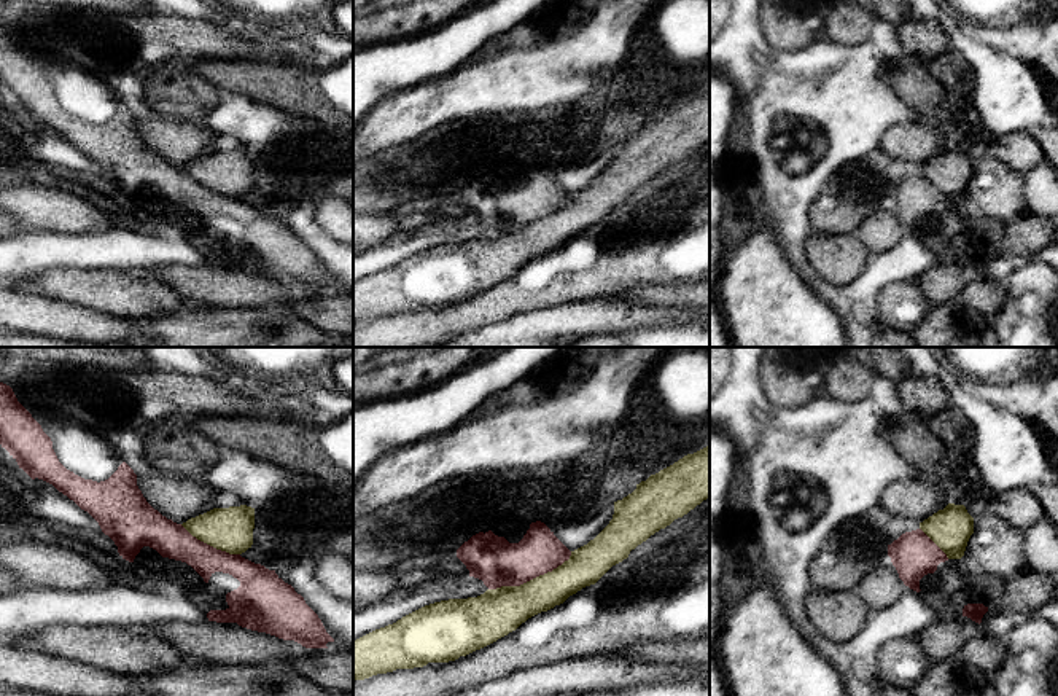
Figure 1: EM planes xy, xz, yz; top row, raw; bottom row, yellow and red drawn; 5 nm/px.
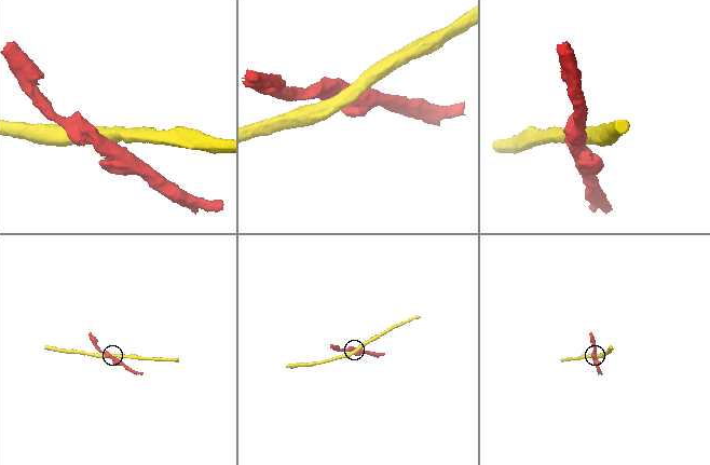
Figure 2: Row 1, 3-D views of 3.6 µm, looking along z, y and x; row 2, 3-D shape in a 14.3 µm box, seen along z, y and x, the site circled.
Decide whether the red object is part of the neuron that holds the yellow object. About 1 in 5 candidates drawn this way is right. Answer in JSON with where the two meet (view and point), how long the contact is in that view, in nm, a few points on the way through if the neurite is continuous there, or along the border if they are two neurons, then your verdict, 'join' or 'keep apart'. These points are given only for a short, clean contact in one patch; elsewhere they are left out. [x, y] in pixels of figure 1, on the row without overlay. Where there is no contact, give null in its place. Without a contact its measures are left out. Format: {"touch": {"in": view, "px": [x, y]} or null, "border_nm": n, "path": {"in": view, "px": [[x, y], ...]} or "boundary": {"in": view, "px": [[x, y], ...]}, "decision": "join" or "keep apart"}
{"touch": {"in": "xz", "px": [533, 222]}, "border_nm": 460, "decision": "keep apart"}

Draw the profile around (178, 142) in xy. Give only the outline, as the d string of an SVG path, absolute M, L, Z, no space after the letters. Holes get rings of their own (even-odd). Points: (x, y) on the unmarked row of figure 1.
M161 116L137 119L137 129L154 153L177 167L213 153L213 140L218 135L205 121Z

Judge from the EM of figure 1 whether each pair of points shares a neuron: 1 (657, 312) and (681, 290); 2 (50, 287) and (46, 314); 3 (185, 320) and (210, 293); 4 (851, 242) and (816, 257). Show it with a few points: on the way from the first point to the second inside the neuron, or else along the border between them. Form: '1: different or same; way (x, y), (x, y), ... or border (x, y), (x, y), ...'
1: different; border (627, 301), (692, 311)
2: different; border (21, 287), (77, 303), (83, 308)
3: different; border (196, 304), (236, 309)
4: same; way (844, 250), (837, 257), (824, 257)

